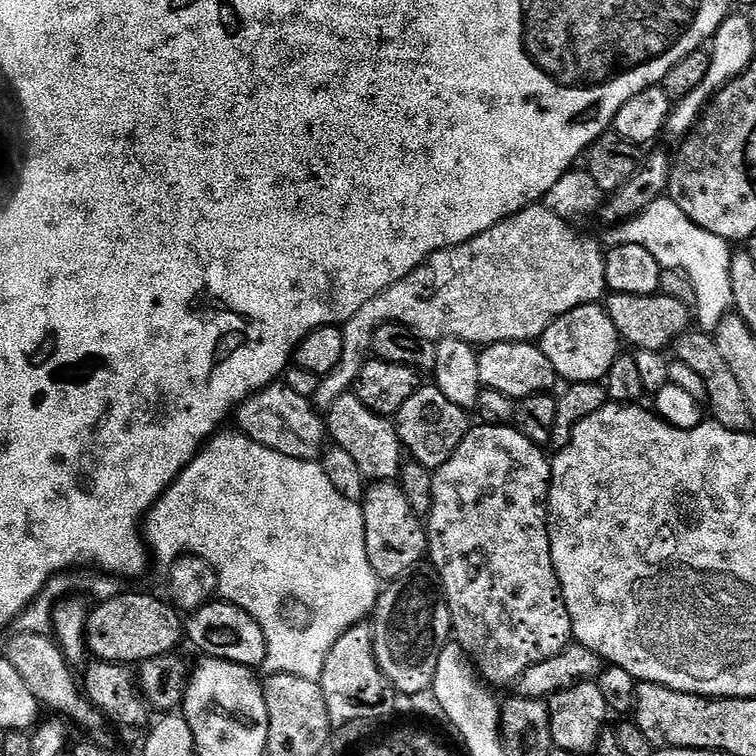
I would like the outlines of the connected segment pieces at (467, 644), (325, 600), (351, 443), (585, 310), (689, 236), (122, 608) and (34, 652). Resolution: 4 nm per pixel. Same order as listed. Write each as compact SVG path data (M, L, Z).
M481 423L479 427L469 427L468 433L462 438L454 454L441 468L432 472L433 506L426 517L427 559L440 576L440 587L444 589L444 598L448 601L448 609L452 615L455 643L462 646L462 650L468 655L477 673L489 685L497 684L498 687L504 688L507 684L515 685L522 673L530 666L538 662L546 662L546 658L554 658L554 654L568 647L572 640L572 619L566 610L566 602L562 598L562 590L550 554L548 491L552 485L552 461L547 455L544 457L545 449L541 445L535 444L530 438L524 436L516 426Z
M239 430L223 432L213 436L201 447L197 456L180 471L179 476L172 481L172 485L148 509L146 519L142 524L142 535L147 547L154 553L155 559L157 556L164 566L171 566L183 555L197 556L205 560L216 571L219 599L246 610L246 614L250 614L250 618L254 618L254 622L258 622L258 626L262 626L262 634L266 638L266 658L263 667L269 668L267 670L269 673L281 672L298 678L319 681L334 642L338 642L338 638L342 638L342 634L346 634L346 630L350 630L355 624L367 621L373 615L376 602L380 599L382 584L370 566L366 554L364 509L357 501L341 494L334 486L334 482L330 482L330 478L326 478L323 463L316 460L288 458L276 450L263 448L262 445L244 436Z
M355 391L340 396L326 410L327 435L337 448L346 450L350 458L358 466L365 481L379 482L382 480L395 481L401 474L401 468L406 463L406 449L400 443L396 433L396 425L389 417L374 414L356 397Z
M596 302L578 306L570 310L570 314L562 314L562 318L555 320L544 331L538 346L546 354L550 366L554 366L557 377L568 384L603 381L610 366L614 366L622 354L618 330L610 322L607 311Z
M661 198L654 201L646 210L642 210L630 220L617 223L612 232L613 245L637 244L650 254L654 254L661 269L677 268L684 273L694 286L696 302L694 305L694 320L703 331L712 334L723 322L724 317L733 311L732 291L730 290L730 262L733 249L729 241L718 238L718 234L710 234L710 230L702 230L671 198Z
M121 591L108 600L100 600L89 611L88 624L84 628L84 644L87 651L89 648L95 659L125 666L139 666L150 658L175 653L179 649L176 647L179 646L180 640L182 644L186 636L186 628L182 623L181 613L173 608L167 599L161 598L159 600L158 597L147 596L144 592L123 592Z
M36 632L18 634L11 638L7 648L4 649L4 655L45 709L50 708L54 711L51 713L61 714L74 726L76 724L90 730L100 727L104 722L103 715L89 703L83 694L77 679L75 682L60 646L49 635L46 637Z

